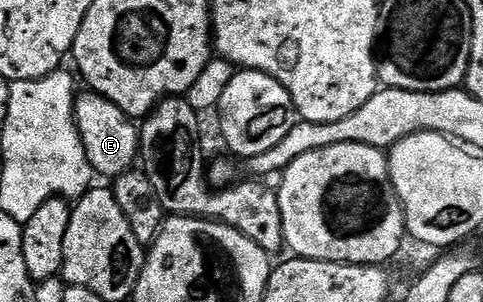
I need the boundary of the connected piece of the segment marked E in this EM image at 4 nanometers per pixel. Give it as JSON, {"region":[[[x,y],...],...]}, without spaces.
{"region":[[[93,91],[79,92],[76,97],[76,120],[88,163],[99,178],[113,179],[135,168],[140,157],[140,129],[116,103]]]}

